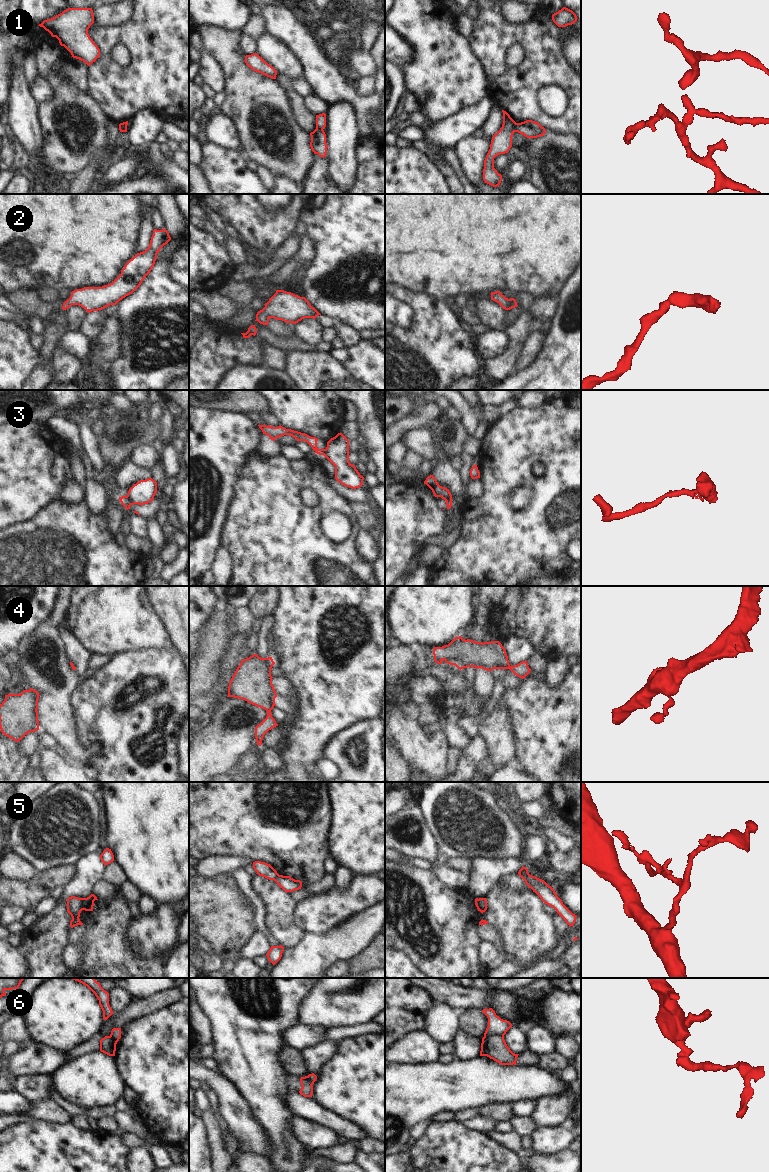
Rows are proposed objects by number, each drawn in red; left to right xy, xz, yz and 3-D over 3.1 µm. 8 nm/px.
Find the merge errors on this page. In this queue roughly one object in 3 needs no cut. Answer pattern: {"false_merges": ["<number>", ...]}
{"false_merges": ["1", "3", "5", "6"]}

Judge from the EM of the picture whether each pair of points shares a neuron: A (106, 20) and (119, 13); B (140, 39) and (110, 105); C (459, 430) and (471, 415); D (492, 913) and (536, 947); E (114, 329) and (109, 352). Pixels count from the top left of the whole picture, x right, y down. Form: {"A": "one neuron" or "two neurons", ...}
{"A": "one neuron", "B": "one neuron", "C": "two neurons", "D": "one neuron", "E": "one neuron"}

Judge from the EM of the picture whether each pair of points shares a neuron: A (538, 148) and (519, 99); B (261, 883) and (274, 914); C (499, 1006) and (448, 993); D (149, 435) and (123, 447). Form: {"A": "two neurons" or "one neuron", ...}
{"A": "two neurons", "B": "one neuron", "C": "one neuron", "D": "one neuron"}

